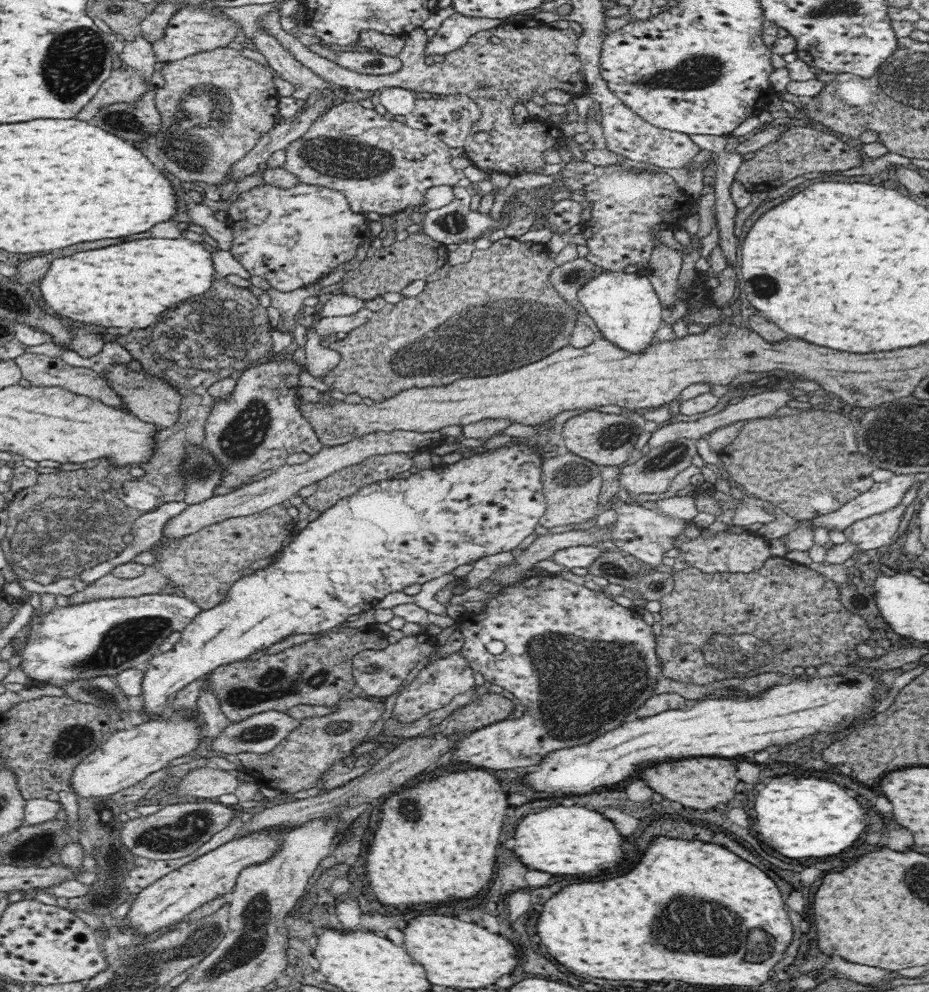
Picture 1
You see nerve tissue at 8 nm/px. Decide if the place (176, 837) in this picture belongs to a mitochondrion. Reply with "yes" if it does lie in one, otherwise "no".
yes

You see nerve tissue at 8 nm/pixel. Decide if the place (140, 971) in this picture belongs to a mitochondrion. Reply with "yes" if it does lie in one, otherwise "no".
yes

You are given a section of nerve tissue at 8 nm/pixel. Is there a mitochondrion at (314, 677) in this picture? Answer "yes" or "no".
yes

